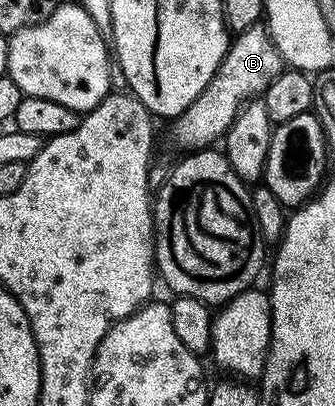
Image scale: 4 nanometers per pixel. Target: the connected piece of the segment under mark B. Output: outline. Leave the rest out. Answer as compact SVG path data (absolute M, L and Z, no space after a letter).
M263 22L241 30L231 42L208 87L182 112L181 117L173 122L175 143L182 151L197 151L207 148L207 145L213 144L217 138L223 138L243 105L261 96L283 71L283 59Z

